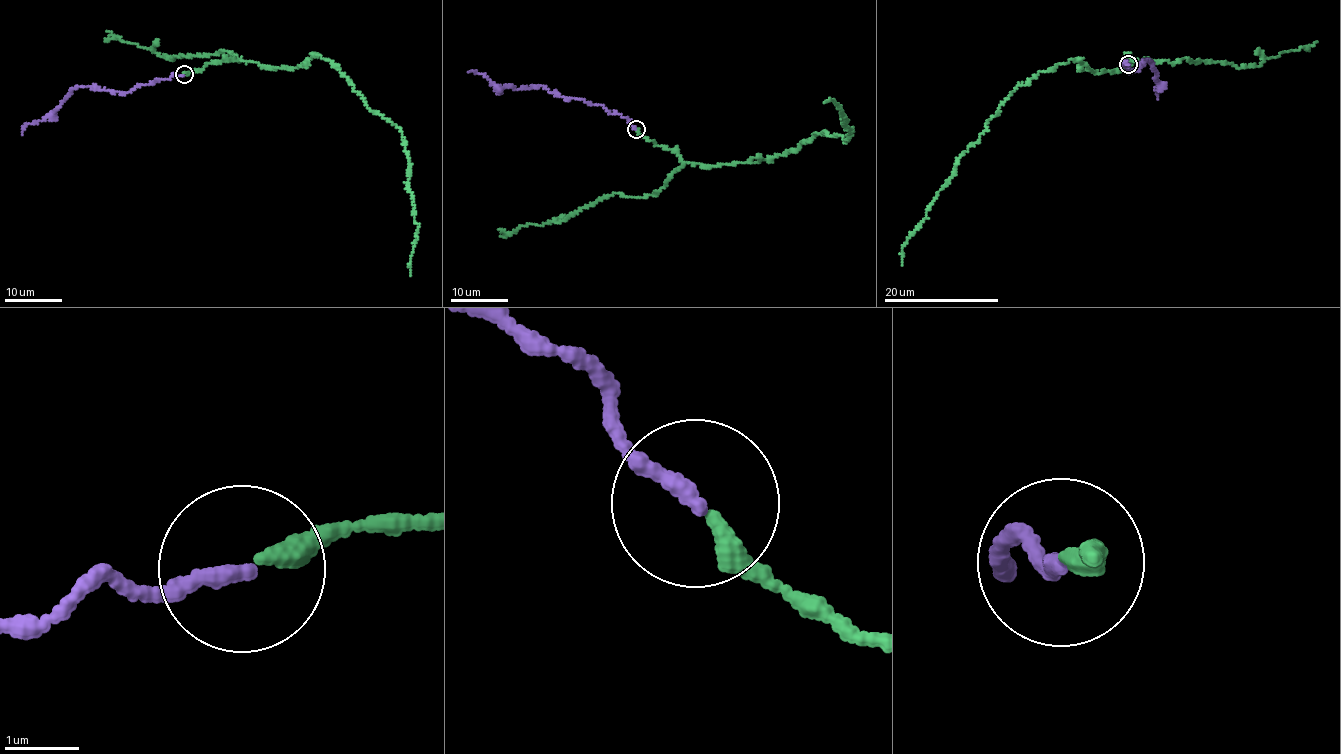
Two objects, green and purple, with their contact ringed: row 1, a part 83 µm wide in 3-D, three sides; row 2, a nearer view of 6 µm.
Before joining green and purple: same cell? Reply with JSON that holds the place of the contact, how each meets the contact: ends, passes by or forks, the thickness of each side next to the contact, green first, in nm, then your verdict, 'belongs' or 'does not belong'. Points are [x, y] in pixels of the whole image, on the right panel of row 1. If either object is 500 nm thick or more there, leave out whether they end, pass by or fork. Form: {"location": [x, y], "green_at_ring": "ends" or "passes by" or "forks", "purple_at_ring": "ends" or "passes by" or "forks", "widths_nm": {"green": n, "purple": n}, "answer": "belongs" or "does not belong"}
{"location": [1128, 64], "green_at_ring": "ends", "purple_at_ring": "ends", "widths_nm": {"green": 280, "purple": 220}, "answer": "belongs"}

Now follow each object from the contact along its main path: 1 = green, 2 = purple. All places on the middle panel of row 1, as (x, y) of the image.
1: (637, 129), (683, 162), (743, 164), (798, 150), (824, 131), (847, 141), (851, 129), (833, 100), (824, 102)
2: (636, 130), (619, 114), (581, 98), (563, 98), (537, 86), (499, 88), (479, 72), (467, 71)

